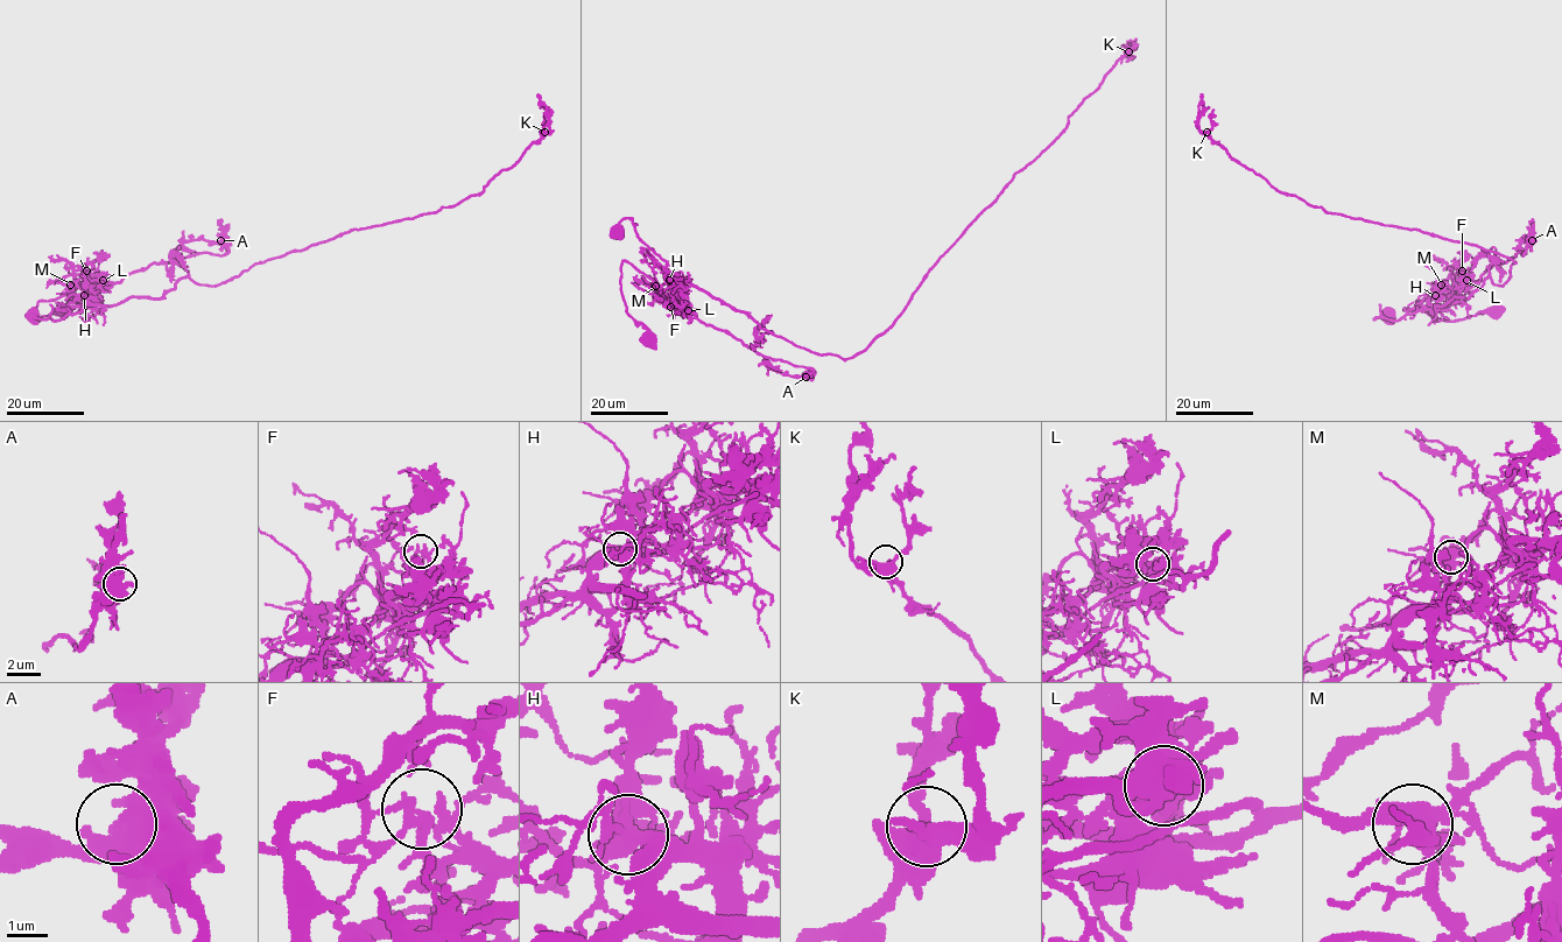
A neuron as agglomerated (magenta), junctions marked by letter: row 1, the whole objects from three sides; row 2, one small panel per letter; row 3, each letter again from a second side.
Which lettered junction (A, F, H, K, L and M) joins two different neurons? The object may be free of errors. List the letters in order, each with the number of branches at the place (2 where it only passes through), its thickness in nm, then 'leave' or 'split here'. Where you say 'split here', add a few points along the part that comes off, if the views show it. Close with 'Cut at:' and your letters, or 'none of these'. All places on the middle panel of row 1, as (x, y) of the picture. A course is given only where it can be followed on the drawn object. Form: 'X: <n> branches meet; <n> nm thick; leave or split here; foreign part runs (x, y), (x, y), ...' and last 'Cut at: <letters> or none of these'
A: 3 branches meet; 550 nm thick; leave
F: 4 branches meet; 200 nm thick; leave
H: 7 branches meet; 360 nm thick; leave
K: 6 branches meet; 480 nm thick; leave
L: 4 branches meet; 480 nm thick; leave
M: 6 branches meet; 440 nm thick; split here; foreign part runs (655, 286), (682, 310), (729, 331), (762, 356), (813, 370), (790, 377), (767, 365), (782, 371)
Cut at: M

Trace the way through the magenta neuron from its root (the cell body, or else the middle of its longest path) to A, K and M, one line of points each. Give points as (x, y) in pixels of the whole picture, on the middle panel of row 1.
A: (648, 338), (627, 313), (620, 288), (624, 261), (705, 324), (762, 356), (810, 367), (806, 377)
K: (648, 338), (627, 313), (624, 261), (656, 285), (681, 275), (813, 352), (860, 353), (1128, 51)
M: (648, 338), (647, 330), (627, 313), (620, 288), (621, 262), (630, 262), (655, 286)

